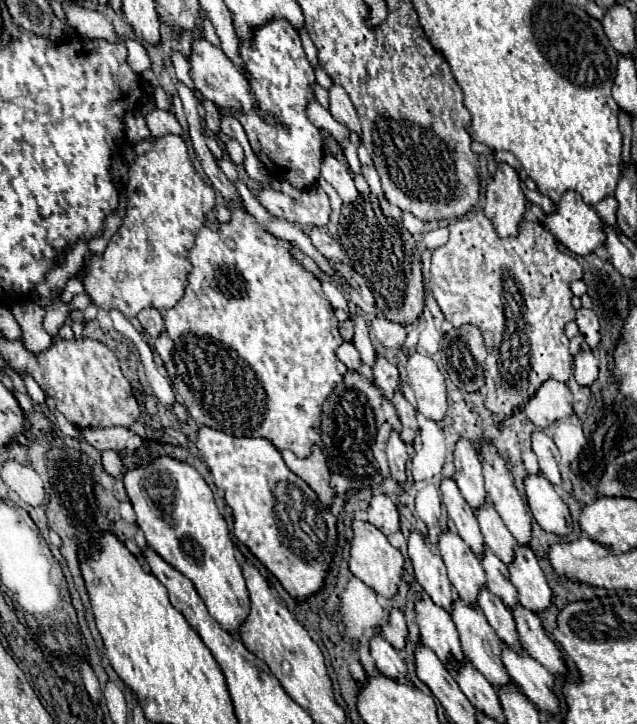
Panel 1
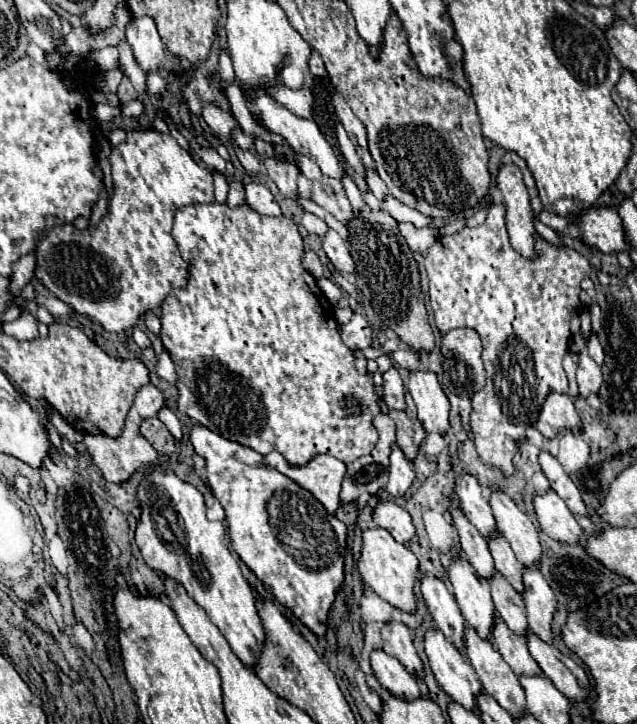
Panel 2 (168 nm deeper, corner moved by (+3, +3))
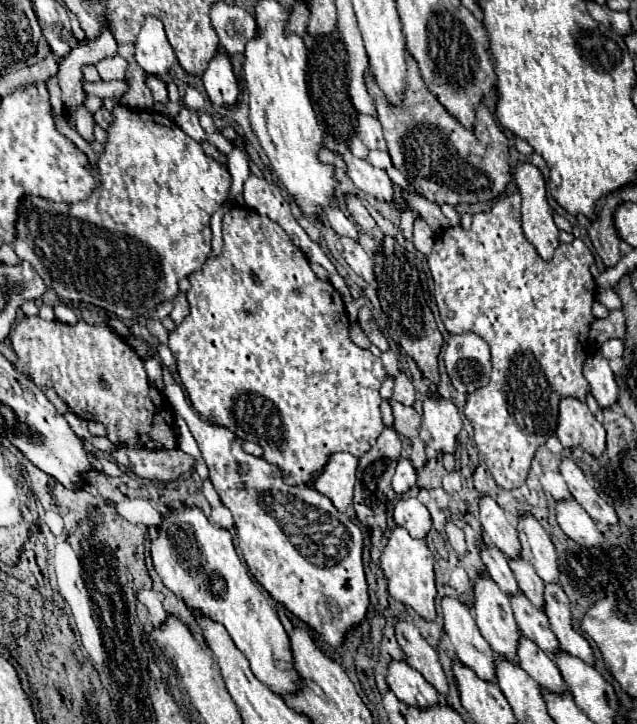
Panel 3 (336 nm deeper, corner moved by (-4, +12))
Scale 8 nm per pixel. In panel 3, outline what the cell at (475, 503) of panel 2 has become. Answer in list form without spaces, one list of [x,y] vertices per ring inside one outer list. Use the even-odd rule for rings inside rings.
[[[484,496],[480,502],[480,520],[488,544],[502,550],[508,558],[520,556],[520,540],[516,526],[508,520],[502,508],[488,496]]]

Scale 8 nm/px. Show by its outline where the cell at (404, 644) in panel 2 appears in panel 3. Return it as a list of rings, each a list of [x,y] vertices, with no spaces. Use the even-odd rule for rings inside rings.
[[[396,622],[396,640],[408,656],[408,664],[416,668],[442,696],[448,694],[448,680],[438,662],[438,652],[422,638],[412,622]]]

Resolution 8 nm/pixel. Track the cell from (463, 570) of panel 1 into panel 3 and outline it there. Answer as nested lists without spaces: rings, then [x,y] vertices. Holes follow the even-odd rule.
[[[480,576],[474,584],[474,600],[476,624],[482,636],[500,658],[516,662],[516,648],[522,632],[514,620],[510,598],[494,584],[494,580]]]

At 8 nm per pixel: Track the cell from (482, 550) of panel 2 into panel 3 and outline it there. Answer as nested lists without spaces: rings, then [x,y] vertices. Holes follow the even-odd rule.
[[[484,548],[482,560],[484,560],[492,580],[500,586],[502,592],[506,592],[508,596],[514,596],[520,592],[516,578],[514,578],[514,572],[508,566],[508,558],[498,548]]]

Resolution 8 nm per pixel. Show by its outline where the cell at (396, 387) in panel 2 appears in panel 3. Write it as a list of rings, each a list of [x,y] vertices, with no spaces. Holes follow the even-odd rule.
[[[404,374],[396,376],[396,380],[394,380],[394,396],[392,398],[398,400],[400,404],[406,404],[406,406],[414,404],[414,386]]]

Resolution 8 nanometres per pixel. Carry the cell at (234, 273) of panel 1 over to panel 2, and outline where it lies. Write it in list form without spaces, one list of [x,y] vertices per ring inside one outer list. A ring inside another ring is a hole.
[[[209,203],[209,205],[189,205],[185,209],[181,209],[175,215],[173,237],[179,245],[181,257],[189,263],[189,279],[187,279],[187,287],[175,289],[165,297],[165,301],[161,305],[159,337],[177,369],[177,377],[179,377],[177,379],[177,389],[179,389],[177,407],[179,407],[179,411],[187,413],[193,423],[201,423],[203,427],[207,427],[231,441],[247,445],[261,455],[279,451],[285,455],[285,459],[291,465],[305,465],[317,453],[333,455],[335,459],[345,461],[345,463],[355,461],[361,455],[367,455],[375,447],[375,441],[377,441],[375,427],[371,425],[371,417],[375,417],[375,413],[379,413],[377,395],[373,391],[373,381],[371,381],[371,375],[357,373],[353,351],[349,347],[345,347],[339,337],[339,323],[335,319],[333,305],[327,301],[327,297],[319,289],[313,275],[303,267],[305,251],[303,251],[303,241],[297,231],[297,225],[283,215],[279,215],[279,217],[259,215],[247,203],[239,205],[237,209],[229,209],[223,203]],[[347,395],[351,395],[355,401],[359,401],[367,407],[367,413],[363,413],[363,417],[357,417],[357,419],[347,417],[347,411],[343,409],[343,401]]]

